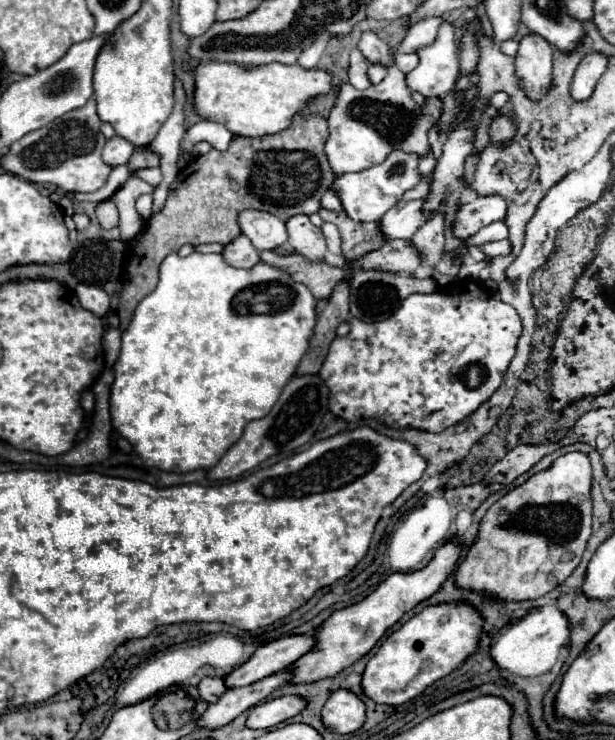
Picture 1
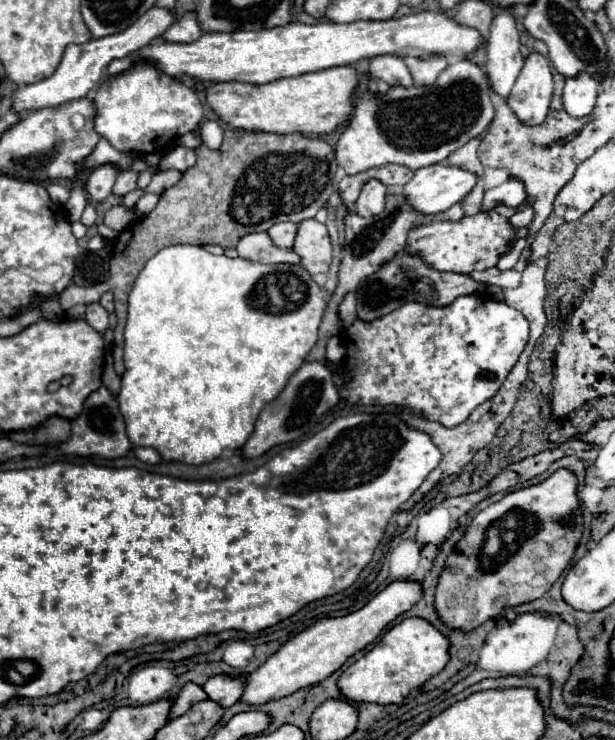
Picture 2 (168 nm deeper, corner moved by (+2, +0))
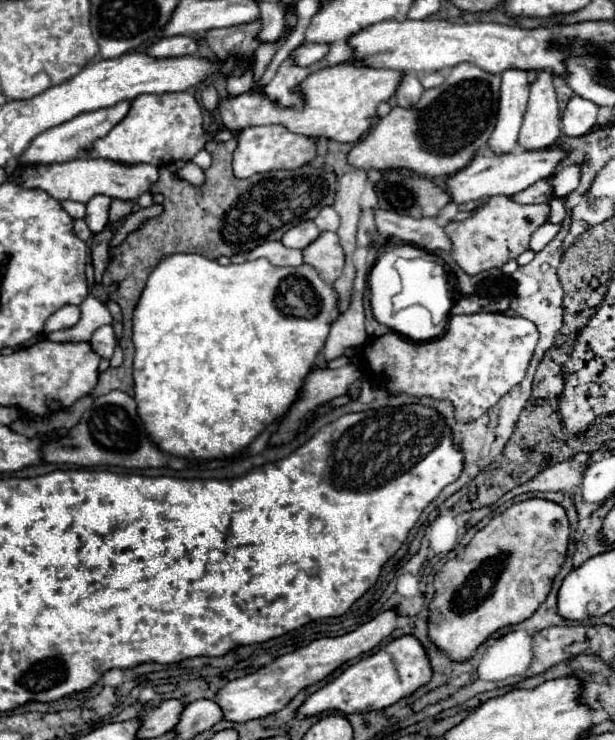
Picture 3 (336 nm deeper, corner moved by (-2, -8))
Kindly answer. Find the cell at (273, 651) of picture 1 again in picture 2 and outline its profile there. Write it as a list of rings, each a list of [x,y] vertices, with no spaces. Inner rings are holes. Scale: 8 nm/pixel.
[[[213,676],[203,684],[203,690],[209,700],[217,702],[223,708],[233,706],[243,694],[245,682],[235,676]]]

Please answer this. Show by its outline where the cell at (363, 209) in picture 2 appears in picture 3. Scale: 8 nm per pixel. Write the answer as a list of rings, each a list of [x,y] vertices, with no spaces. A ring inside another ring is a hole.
[[[375,208],[375,226],[379,234],[393,236],[395,243],[413,244],[427,252],[451,250],[451,242],[443,232],[441,222],[434,218],[409,218],[393,210]]]

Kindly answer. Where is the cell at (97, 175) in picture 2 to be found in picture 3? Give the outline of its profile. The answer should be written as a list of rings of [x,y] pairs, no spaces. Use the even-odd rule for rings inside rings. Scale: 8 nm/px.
[[[93,196],[89,202],[87,202],[87,216],[85,216],[85,222],[89,226],[89,230],[93,234],[99,234],[107,228],[107,222],[109,222],[109,206],[111,206],[111,198],[109,196]]]

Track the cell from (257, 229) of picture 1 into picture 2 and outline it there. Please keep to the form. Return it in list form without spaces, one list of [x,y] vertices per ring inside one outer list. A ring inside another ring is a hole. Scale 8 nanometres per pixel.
[[[295,222],[273,224],[267,234],[273,238],[275,246],[279,246],[279,248],[291,248],[293,240],[295,240],[295,234],[297,234],[297,224]]]

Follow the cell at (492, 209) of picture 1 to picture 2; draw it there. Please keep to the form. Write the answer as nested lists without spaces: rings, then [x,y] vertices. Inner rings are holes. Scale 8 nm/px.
[[[509,178],[505,184],[491,188],[485,192],[483,206],[481,210],[491,210],[497,204],[507,204],[507,206],[519,206],[527,198],[525,184],[517,178]]]

